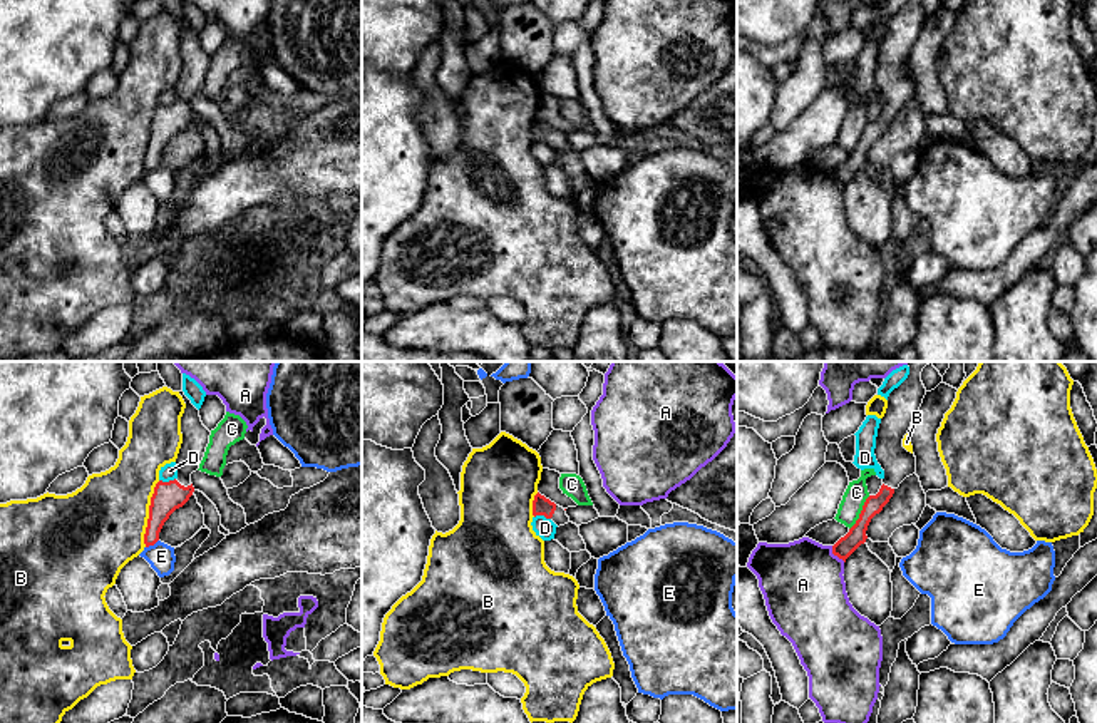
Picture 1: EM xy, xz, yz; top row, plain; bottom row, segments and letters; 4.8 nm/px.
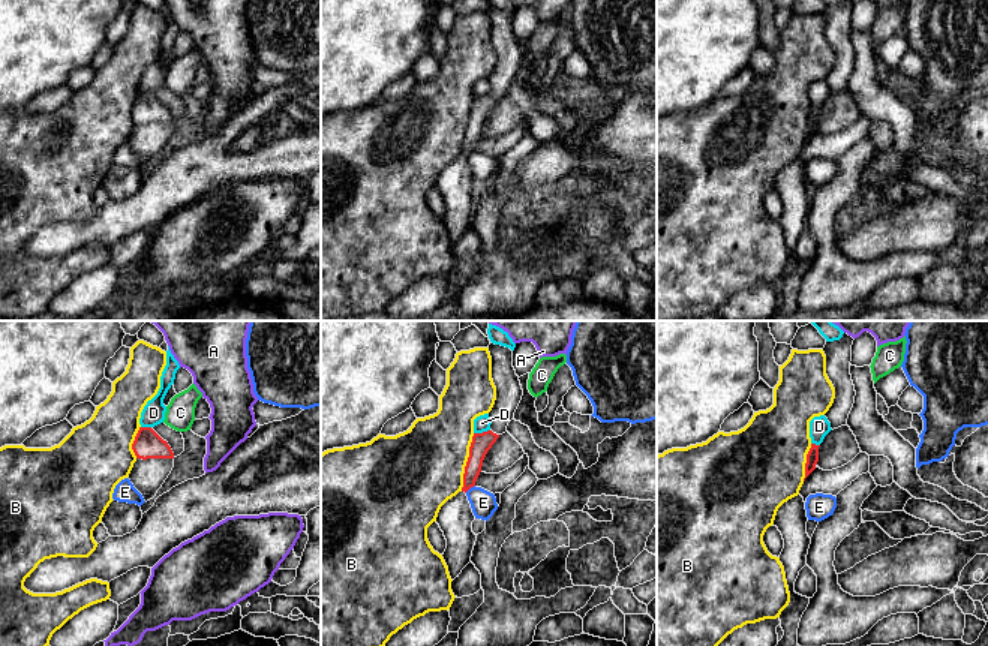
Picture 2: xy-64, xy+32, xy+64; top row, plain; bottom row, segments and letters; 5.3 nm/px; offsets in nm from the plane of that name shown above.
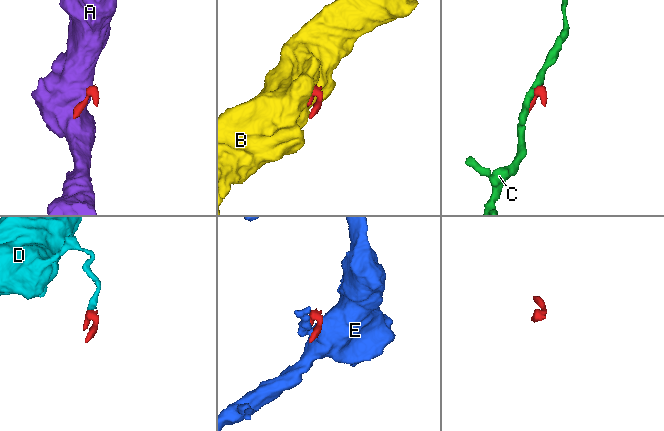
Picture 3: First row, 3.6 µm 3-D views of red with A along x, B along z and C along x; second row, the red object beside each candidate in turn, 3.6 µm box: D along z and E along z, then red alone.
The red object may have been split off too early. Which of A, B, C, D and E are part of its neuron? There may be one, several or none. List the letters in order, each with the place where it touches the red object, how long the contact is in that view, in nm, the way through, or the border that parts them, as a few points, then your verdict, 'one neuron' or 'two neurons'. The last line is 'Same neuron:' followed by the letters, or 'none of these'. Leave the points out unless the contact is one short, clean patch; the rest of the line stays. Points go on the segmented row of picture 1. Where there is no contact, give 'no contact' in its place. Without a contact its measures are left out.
A: contact yz (836, 554); length 100 nm; border yz (831, 546), (831, 551), (844, 561); two neurons
B: contact xy (149, 514); length 320 nm; border xy (159, 481), (151, 497), (144, 546); two neurons
C: contact yz (861, 512); length 190 nm; two neurons
D: contact xy (166, 482); length 80 nm; border xy (175, 477), (159, 481); two neurons
E: contact xy (151, 544); length 80 nm; border xy (158, 539), (146, 548); two neurons
Same neuron: none of these

